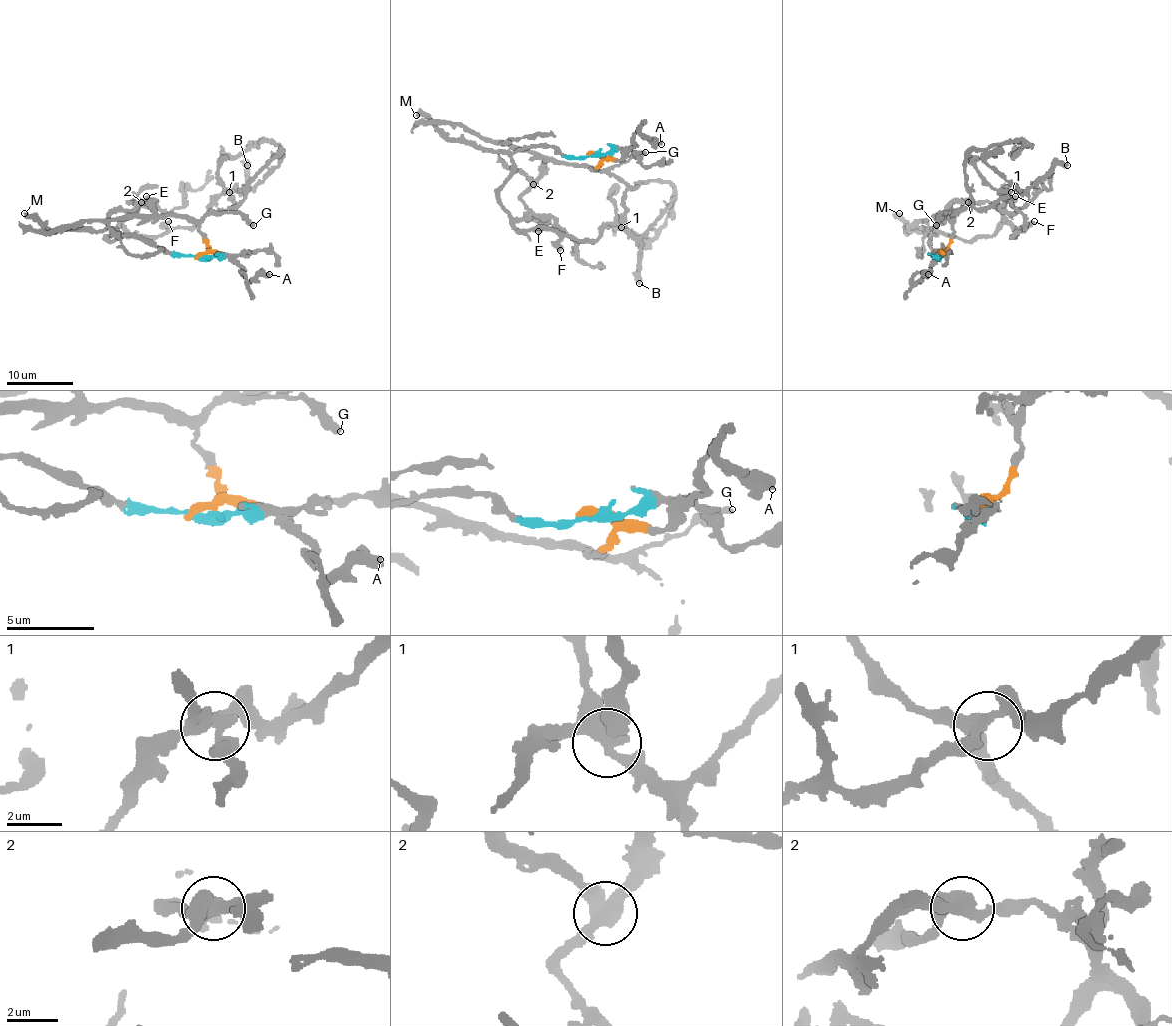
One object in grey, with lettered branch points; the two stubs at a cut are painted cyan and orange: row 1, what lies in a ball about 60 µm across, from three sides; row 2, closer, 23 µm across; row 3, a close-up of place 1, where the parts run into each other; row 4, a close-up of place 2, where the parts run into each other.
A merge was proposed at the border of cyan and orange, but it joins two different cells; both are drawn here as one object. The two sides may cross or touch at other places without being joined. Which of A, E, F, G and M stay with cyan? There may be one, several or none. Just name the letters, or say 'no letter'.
F, M

